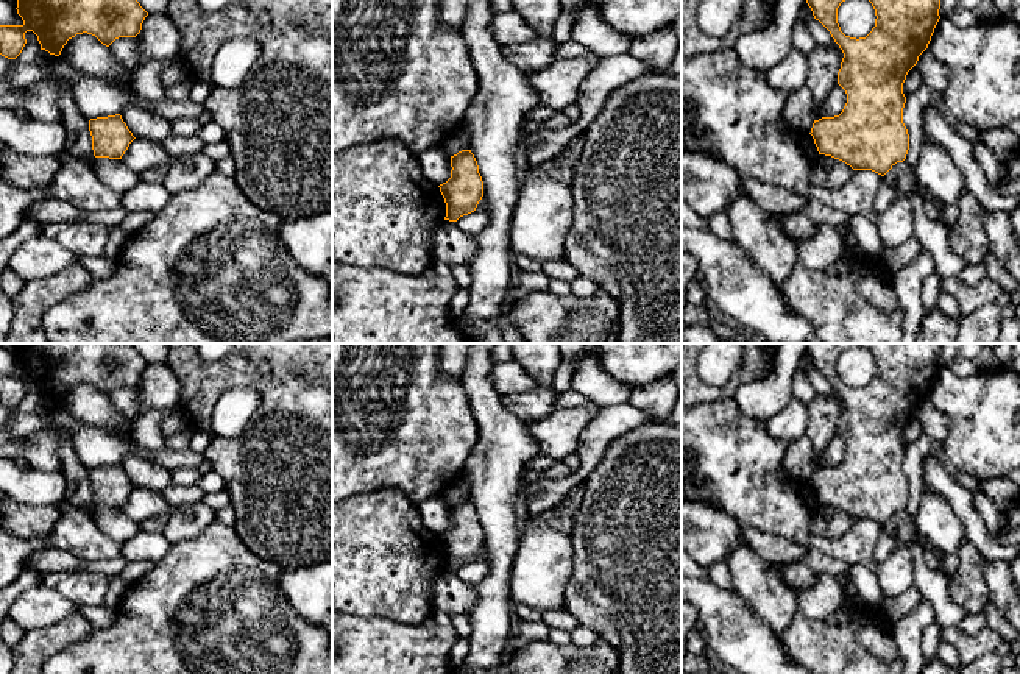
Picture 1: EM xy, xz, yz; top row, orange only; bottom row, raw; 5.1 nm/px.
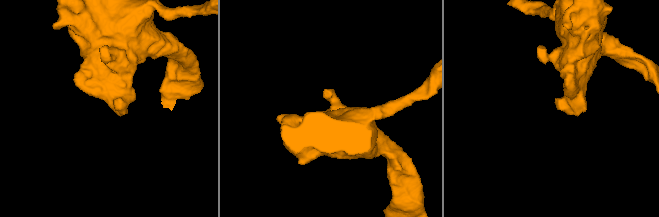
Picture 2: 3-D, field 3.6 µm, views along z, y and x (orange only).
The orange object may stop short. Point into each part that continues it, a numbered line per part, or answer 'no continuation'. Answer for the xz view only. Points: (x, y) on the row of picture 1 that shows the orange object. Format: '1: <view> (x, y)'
no continuation

